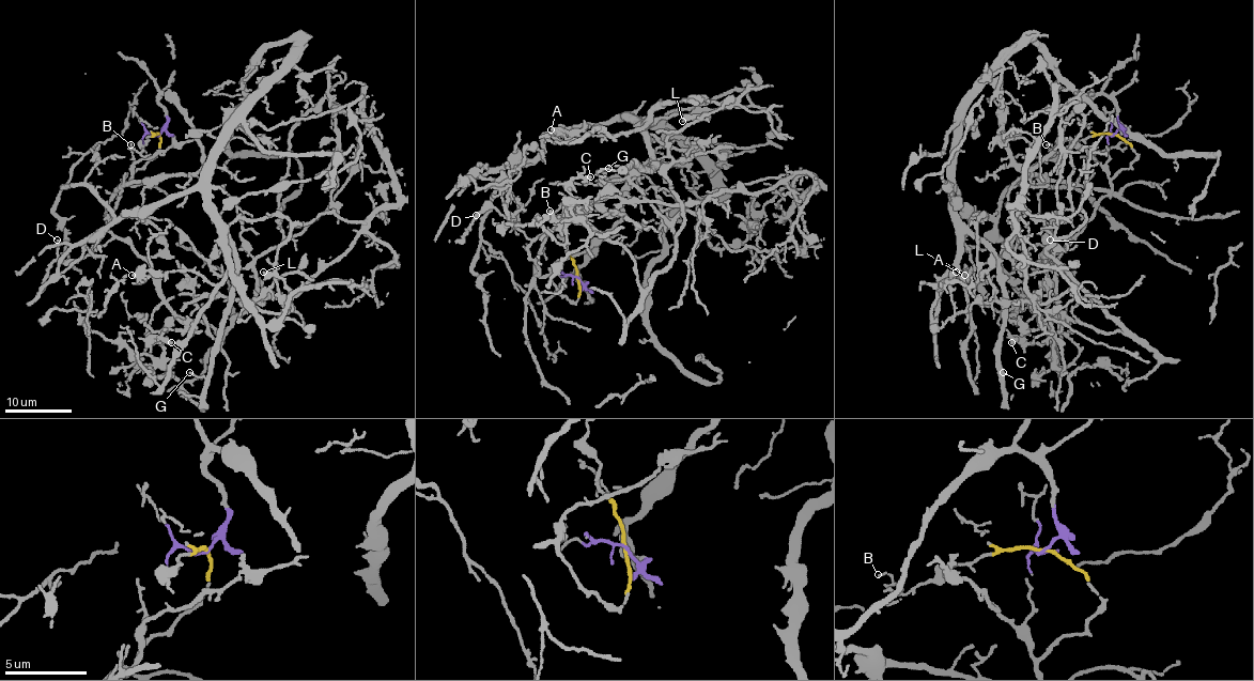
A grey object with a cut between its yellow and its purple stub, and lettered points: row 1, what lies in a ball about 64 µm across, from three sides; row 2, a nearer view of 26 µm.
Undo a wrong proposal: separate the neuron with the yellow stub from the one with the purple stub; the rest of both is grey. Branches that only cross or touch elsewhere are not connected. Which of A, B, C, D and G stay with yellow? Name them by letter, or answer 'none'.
B, C, D

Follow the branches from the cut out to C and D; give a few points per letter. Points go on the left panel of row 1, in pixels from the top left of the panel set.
C: (158, 135), (159, 150), (120, 191), (108, 228), (150, 266), (173, 314), (148, 341), (171, 343)
D: (158, 135), (159, 150), (120, 191), (108, 228), (113, 236), (83, 258), (63, 261), (58, 257), (57, 240)

